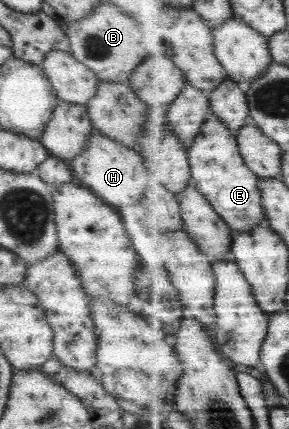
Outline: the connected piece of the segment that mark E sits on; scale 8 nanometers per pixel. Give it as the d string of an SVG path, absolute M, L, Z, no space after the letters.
M210 114L208 122L190 149L190 162L196 187L209 202L213 203L222 218L236 233L268 223L264 194L260 187L260 175L244 159L240 152L237 133L228 127L221 116Z

